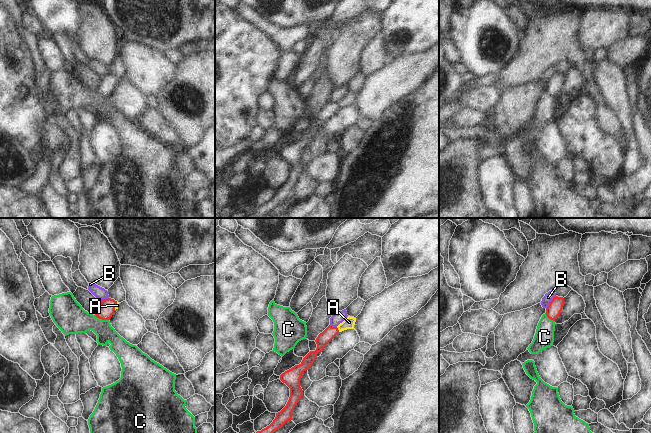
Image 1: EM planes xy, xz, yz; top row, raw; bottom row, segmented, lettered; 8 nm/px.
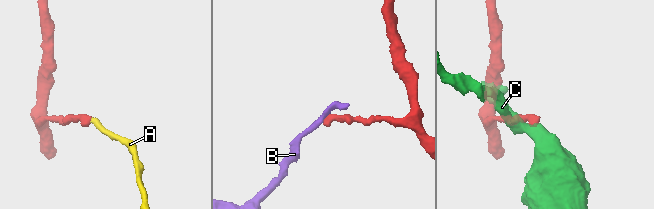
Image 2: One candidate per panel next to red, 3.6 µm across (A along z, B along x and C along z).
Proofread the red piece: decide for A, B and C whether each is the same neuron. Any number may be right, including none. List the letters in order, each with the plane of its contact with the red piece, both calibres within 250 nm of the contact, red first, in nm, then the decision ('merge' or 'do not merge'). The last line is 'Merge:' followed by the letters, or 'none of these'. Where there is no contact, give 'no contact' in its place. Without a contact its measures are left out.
A: xz | 100/90 nm | merge
B: yz | 120/70 nm | do not merge
C: xy | 130/240 nm | do not merge
Merge: A

